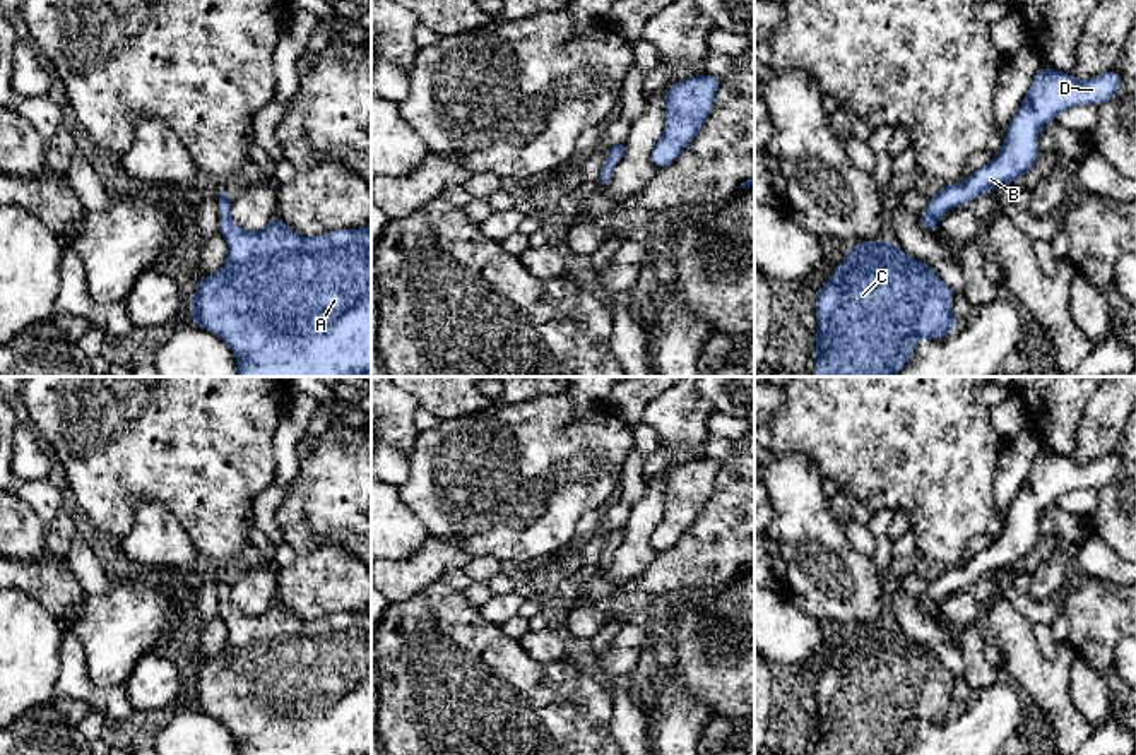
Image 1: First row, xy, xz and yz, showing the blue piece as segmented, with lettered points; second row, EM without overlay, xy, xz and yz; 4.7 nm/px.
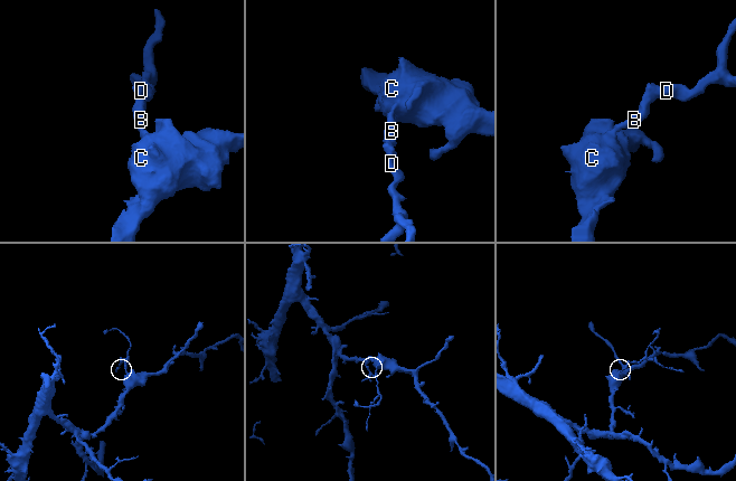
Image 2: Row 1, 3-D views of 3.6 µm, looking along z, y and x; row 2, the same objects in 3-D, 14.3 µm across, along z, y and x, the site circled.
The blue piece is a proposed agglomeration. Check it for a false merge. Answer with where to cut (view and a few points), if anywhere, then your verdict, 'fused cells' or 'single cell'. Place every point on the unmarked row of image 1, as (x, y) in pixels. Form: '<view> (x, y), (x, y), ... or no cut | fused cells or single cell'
no cut | single cell

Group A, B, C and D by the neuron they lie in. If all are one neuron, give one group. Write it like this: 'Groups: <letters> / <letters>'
Groups: A B C D

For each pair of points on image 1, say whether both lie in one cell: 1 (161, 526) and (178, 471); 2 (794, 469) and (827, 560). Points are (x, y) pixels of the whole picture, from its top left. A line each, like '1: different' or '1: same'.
1: different
2: same

